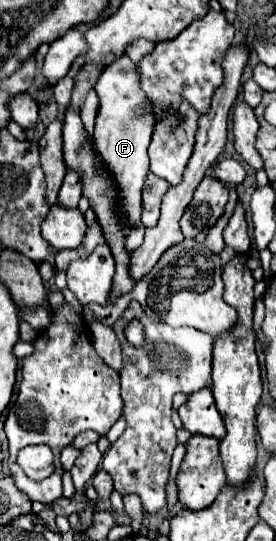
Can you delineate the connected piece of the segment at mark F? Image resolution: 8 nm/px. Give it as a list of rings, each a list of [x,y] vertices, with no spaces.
[[[119,57],[115,63],[103,69],[99,75],[99,83],[95,85],[99,95],[99,113],[95,119],[93,147],[99,151],[103,163],[111,167],[111,175],[115,175],[115,183],[119,183],[119,215],[129,215],[131,227],[141,225],[141,189],[145,183],[145,175],[149,171],[147,147],[153,135],[153,117],[151,113],[137,115],[135,109],[145,105],[145,93],[139,87],[139,73],[135,71],[135,63],[129,57]]]

